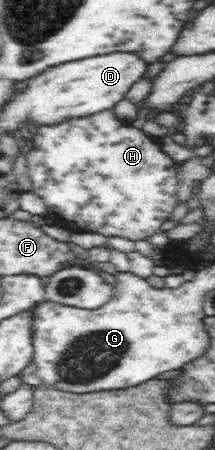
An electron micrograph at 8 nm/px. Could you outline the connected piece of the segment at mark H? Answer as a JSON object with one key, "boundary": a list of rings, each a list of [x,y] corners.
{"boundary":[[[112,109],[104,110],[94,115],[86,117],[72,117],[56,123],[56,125],[38,125],[32,149],[25,155],[27,159],[27,174],[32,181],[32,190],[44,200],[47,210],[52,215],[58,215],[56,221],[60,226],[66,225],[66,229],[84,229],[84,232],[94,232],[106,237],[126,237],[130,241],[142,241],[148,237],[152,237],[154,233],[160,231],[162,223],[170,217],[170,213],[174,211],[174,207],[178,205],[178,177],[176,176],[176,168],[179,163],[174,162],[168,155],[162,152],[161,145],[154,143],[150,139],[150,135],[142,129],[130,126],[126,120],[118,119]]]}

